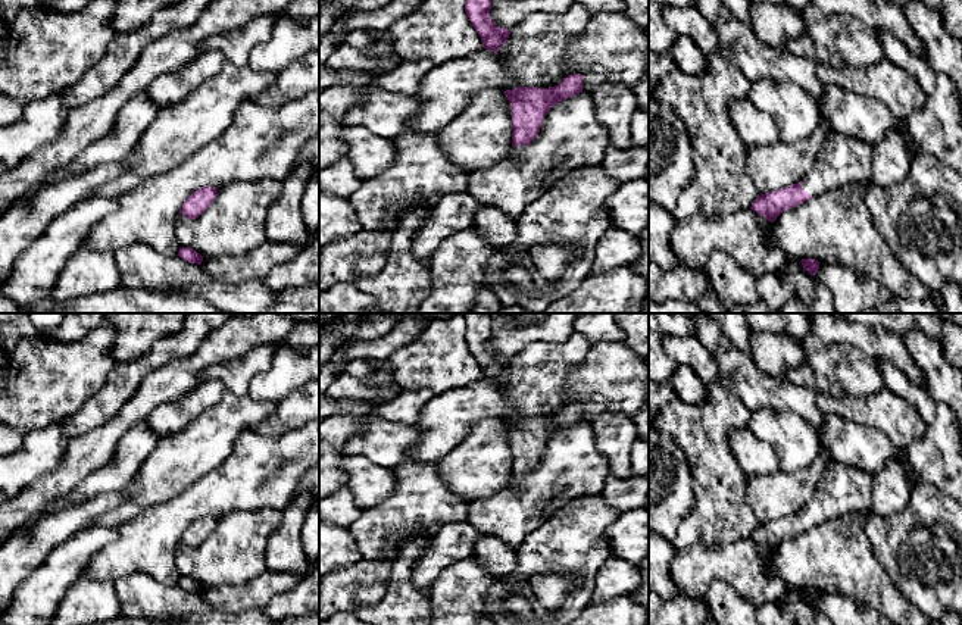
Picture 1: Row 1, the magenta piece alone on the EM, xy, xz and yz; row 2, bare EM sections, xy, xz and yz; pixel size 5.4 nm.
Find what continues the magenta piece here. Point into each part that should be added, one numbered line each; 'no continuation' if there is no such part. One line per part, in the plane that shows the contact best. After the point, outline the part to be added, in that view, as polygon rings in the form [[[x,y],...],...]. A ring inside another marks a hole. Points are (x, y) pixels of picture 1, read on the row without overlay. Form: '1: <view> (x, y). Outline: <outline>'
1: yz (842, 488). Outline: [[[830,462],[812,499],[802,509],[802,518],[819,526],[830,518],[855,510],[869,510],[872,474],[841,462]]]

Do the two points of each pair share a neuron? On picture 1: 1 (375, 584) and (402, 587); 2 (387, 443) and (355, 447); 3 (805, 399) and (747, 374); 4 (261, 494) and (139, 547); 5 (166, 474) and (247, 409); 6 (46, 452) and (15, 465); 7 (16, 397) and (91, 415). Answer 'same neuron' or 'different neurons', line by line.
1: different neurons
2: same neuron
3: same neuron
4: same neuron
5: same neuron
6: same neuron
7: different neurons

